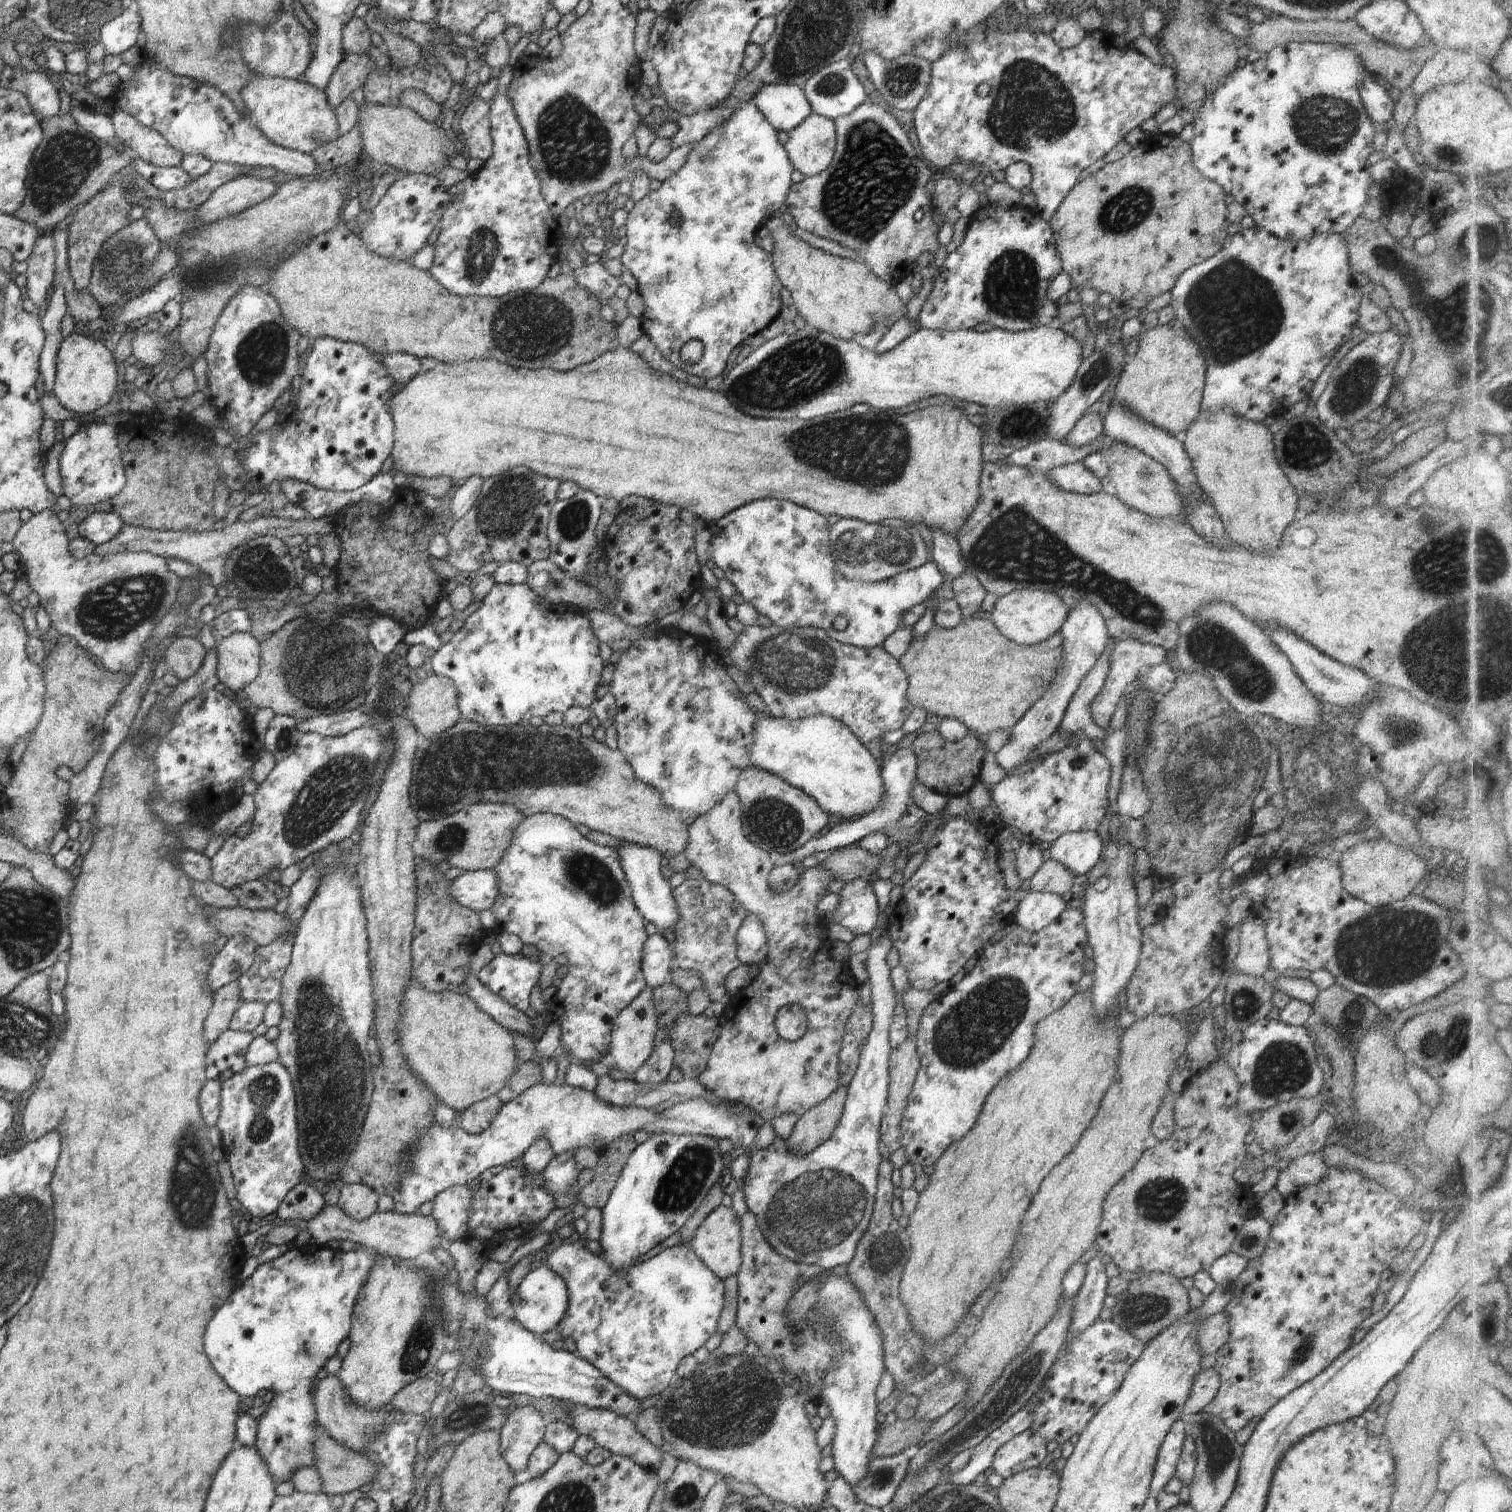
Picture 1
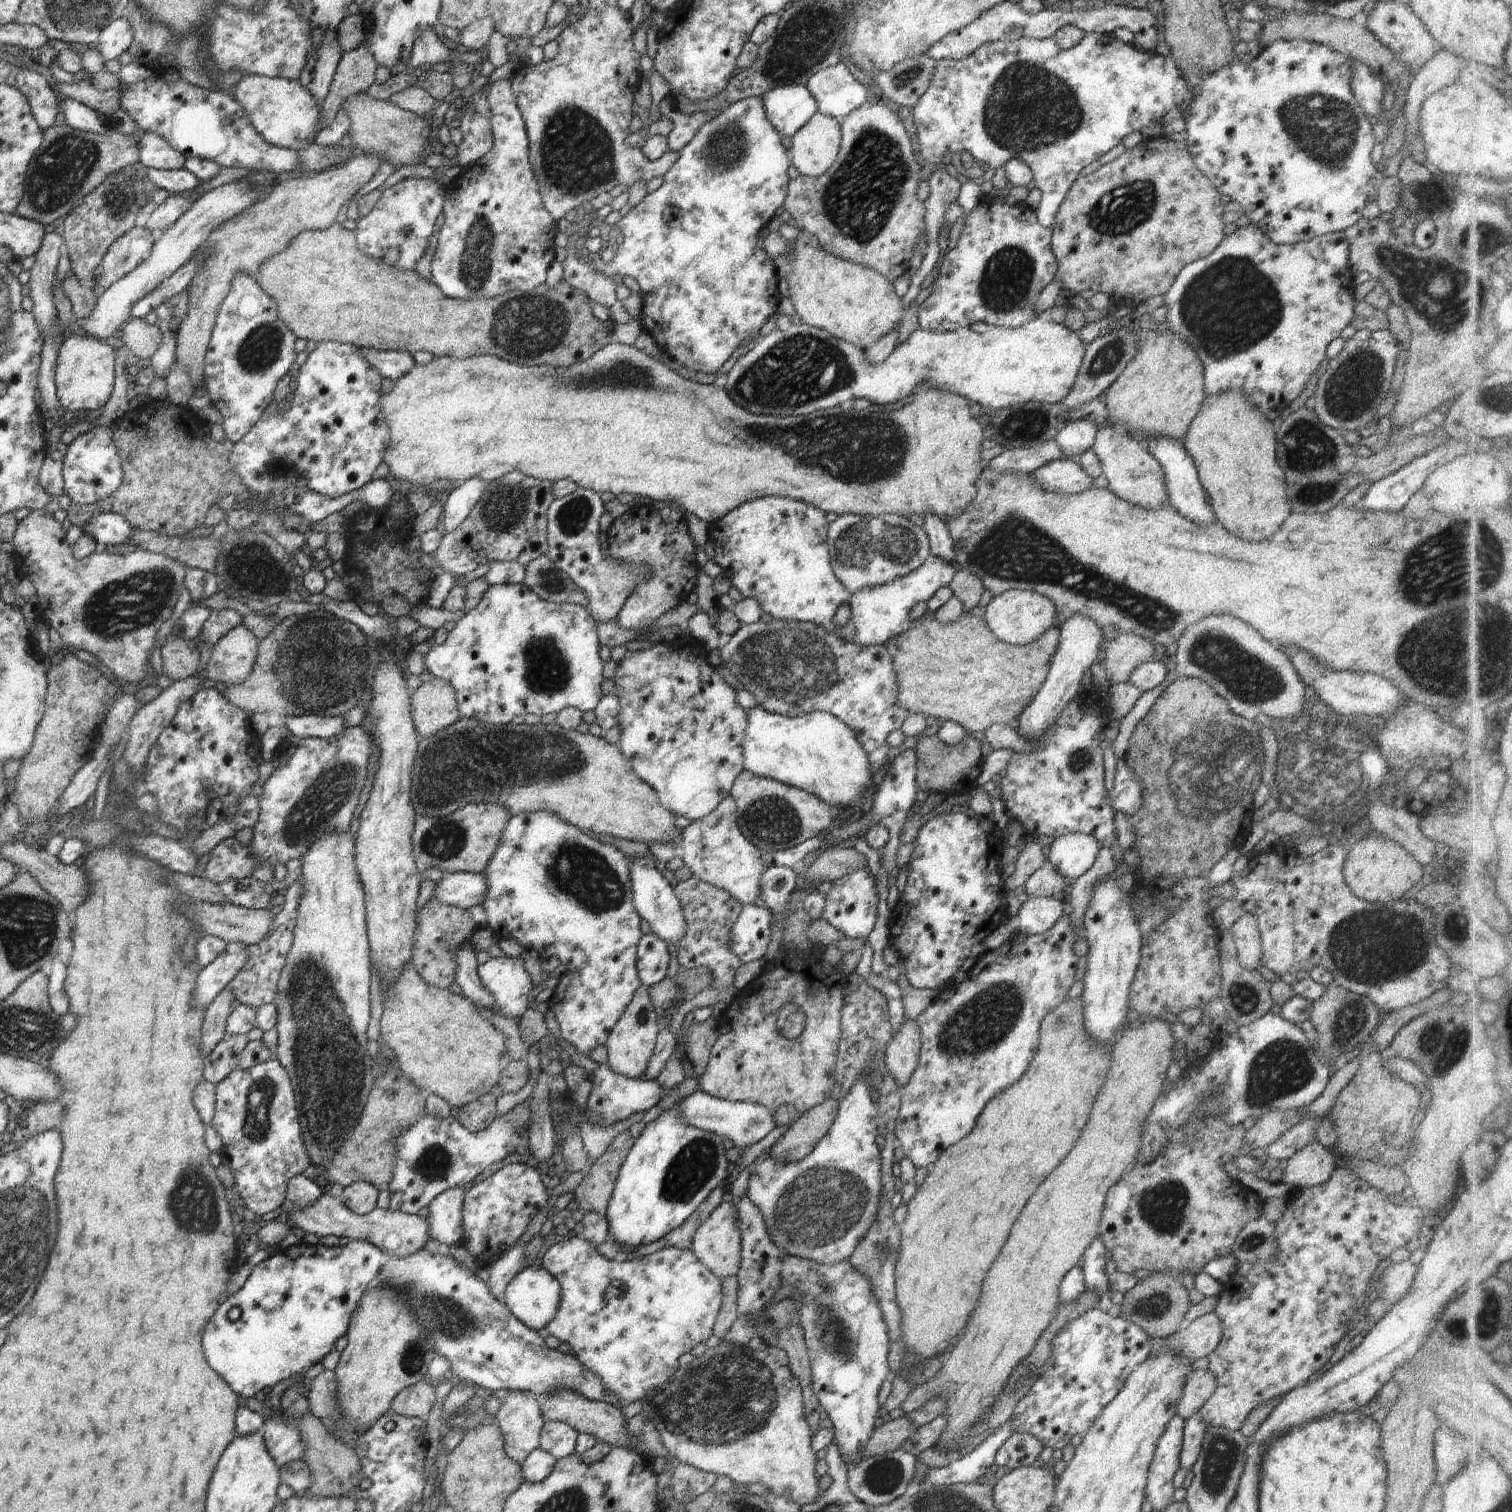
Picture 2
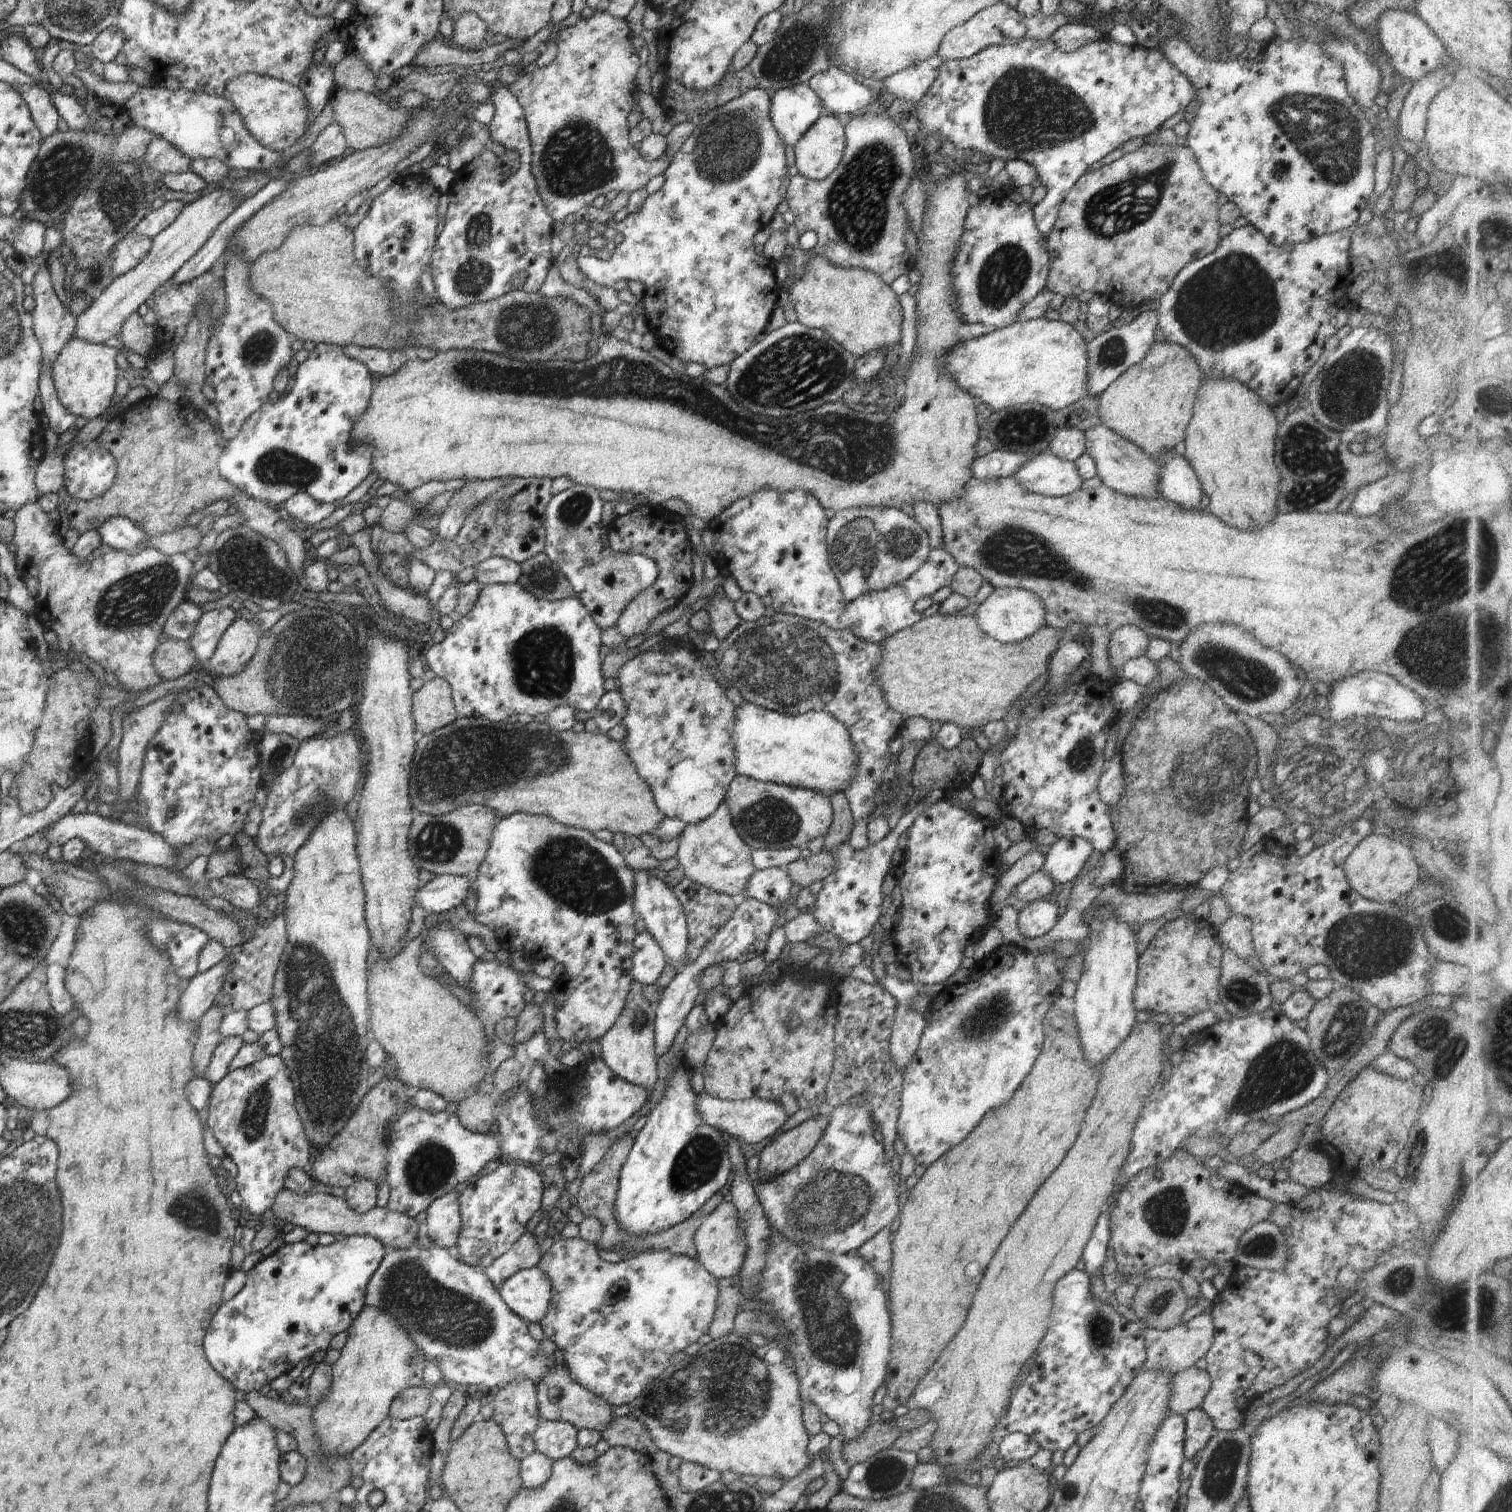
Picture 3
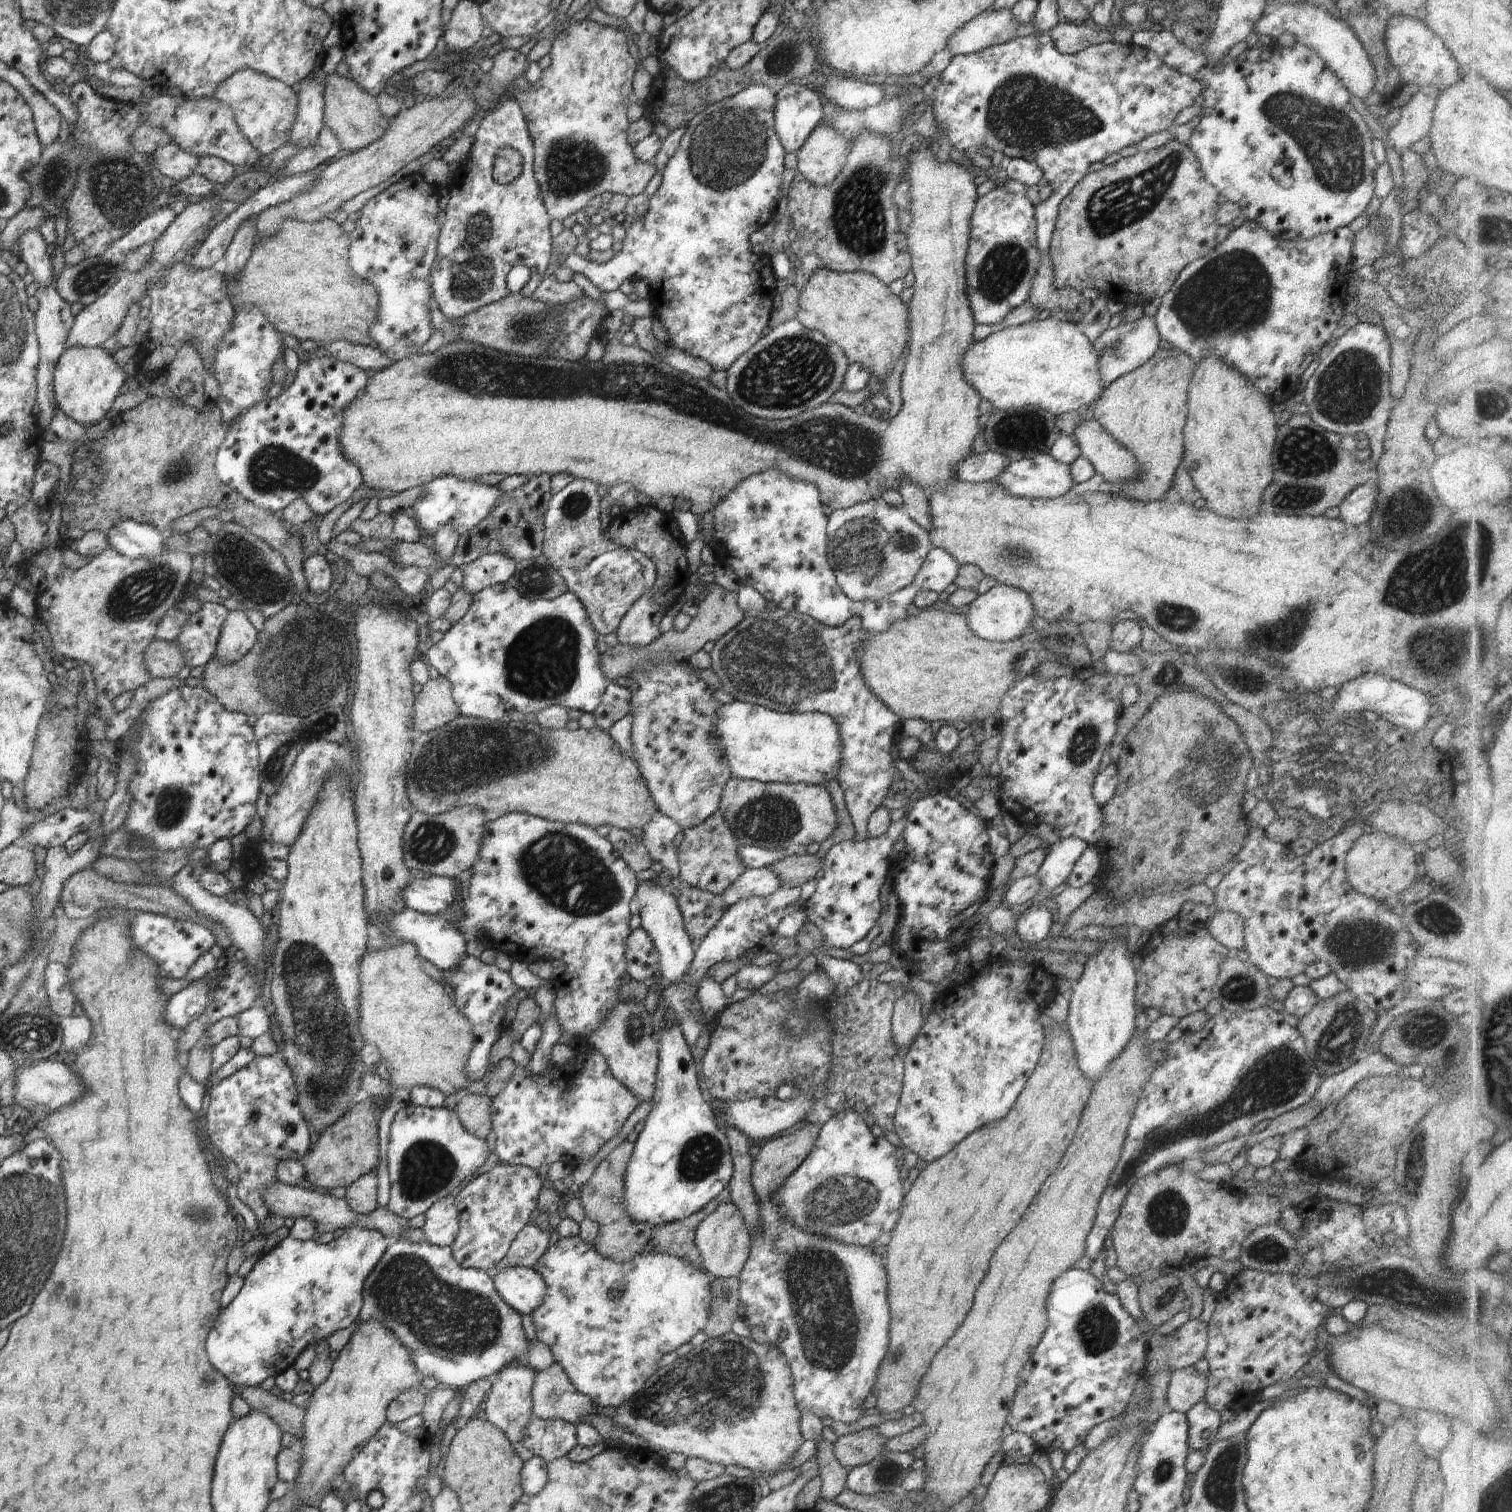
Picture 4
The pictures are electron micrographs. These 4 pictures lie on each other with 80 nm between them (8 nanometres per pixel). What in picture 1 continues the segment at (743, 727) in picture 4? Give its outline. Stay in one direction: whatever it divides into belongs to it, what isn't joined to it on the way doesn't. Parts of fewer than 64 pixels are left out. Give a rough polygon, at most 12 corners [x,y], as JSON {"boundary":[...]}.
{"boundary":[[757,714],[751,764],[834,822],[870,814],[881,764],[828,715]]}

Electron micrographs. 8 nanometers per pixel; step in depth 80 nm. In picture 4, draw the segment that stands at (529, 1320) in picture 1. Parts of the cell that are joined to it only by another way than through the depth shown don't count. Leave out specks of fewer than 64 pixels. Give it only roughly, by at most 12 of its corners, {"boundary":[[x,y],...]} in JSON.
{"boundary":[[533,1267],[499,1270],[502,1300],[530,1316],[546,1283]]}

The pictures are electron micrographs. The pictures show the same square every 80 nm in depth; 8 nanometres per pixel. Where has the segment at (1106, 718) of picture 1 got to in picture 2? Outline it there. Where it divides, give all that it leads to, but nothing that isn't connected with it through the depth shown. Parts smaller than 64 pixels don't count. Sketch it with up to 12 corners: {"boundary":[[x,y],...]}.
{"boundary":[[1126,633],[1109,642],[1104,670],[1110,684],[1130,682],[1155,645]]}

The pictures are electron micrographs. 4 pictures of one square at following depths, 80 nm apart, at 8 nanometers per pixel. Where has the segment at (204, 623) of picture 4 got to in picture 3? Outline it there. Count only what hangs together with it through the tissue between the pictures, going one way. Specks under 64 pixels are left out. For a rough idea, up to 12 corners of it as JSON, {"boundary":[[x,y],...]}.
{"boundary":[[232,607],[207,611],[188,640],[198,663],[212,656],[237,616]]}

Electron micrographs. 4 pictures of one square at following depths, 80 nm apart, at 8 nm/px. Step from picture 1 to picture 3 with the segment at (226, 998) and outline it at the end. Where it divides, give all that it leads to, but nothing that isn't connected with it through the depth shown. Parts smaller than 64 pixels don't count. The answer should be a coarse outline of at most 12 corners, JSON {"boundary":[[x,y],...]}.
{"boundary":[[214,1002],[198,1021],[193,1050],[197,1076],[202,1078],[214,1049],[223,1038],[223,1017]]}

